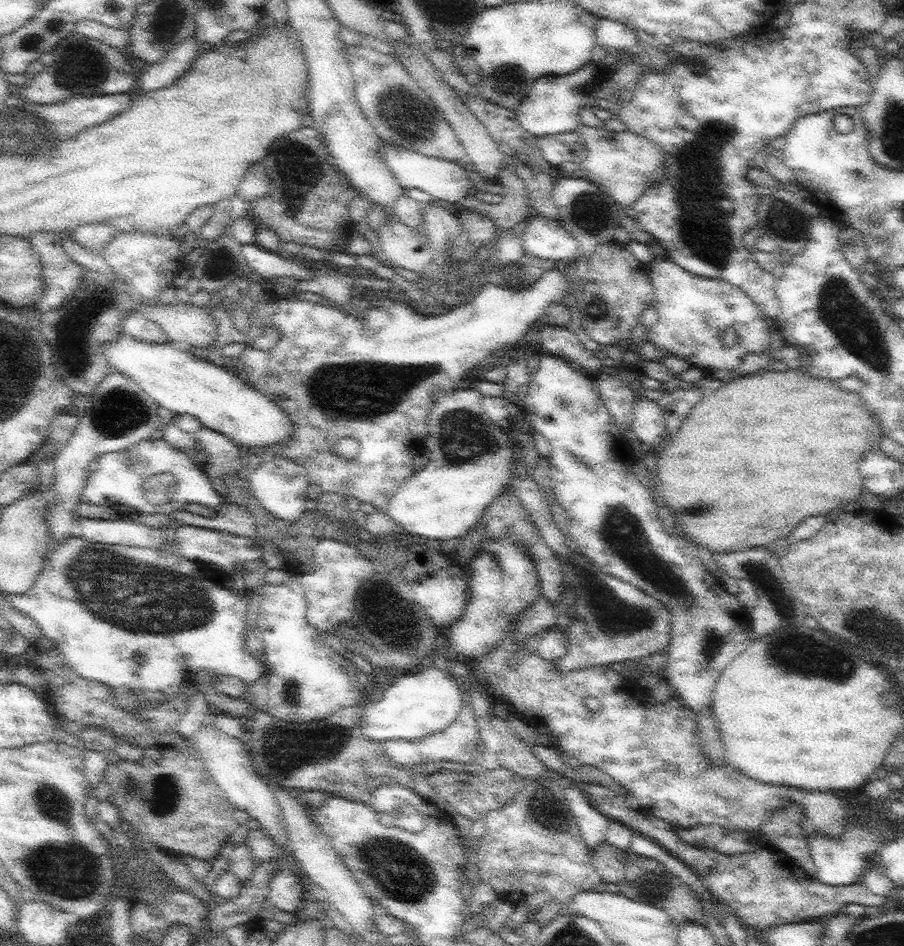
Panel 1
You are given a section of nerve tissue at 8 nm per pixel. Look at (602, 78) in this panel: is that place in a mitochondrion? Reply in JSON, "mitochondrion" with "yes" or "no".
{"mitochondrion":"yes"}

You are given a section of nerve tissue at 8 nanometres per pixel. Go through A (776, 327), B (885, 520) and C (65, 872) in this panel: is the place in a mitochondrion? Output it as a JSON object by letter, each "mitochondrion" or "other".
{"A":"other","B":"other","C":"mitochondrion"}

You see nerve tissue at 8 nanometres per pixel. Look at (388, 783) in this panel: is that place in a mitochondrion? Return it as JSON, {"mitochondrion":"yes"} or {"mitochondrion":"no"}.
{"mitochondrion":"no"}

